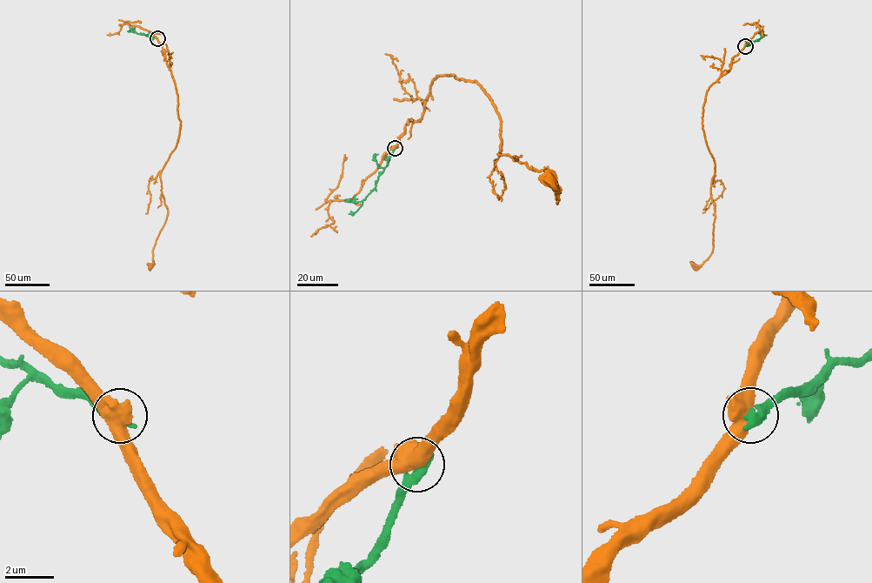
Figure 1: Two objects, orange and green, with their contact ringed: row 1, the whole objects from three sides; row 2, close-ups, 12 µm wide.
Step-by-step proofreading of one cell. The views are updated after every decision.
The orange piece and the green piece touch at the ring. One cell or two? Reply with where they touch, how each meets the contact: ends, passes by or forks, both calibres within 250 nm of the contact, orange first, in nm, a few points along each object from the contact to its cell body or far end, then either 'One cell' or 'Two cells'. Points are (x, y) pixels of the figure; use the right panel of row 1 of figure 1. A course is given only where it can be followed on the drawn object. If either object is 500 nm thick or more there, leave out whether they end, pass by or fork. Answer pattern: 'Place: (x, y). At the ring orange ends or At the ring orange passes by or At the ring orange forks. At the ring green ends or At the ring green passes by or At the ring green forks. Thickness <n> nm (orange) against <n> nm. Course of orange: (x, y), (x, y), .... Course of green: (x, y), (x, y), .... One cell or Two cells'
Place: (745, 46). Thickness 600 nm (orange) against 440 nm. Course of orange: (745, 45), (708, 88), (703, 107), (702, 130), (715, 168), (715, 218), (712, 252), (695, 265). Course of green: (745, 45), (762, 35). Two cells

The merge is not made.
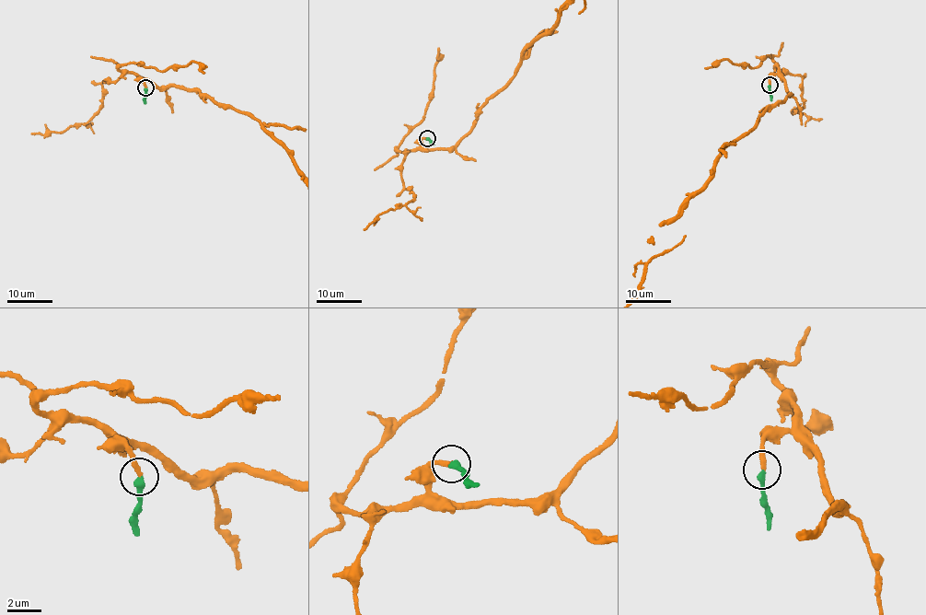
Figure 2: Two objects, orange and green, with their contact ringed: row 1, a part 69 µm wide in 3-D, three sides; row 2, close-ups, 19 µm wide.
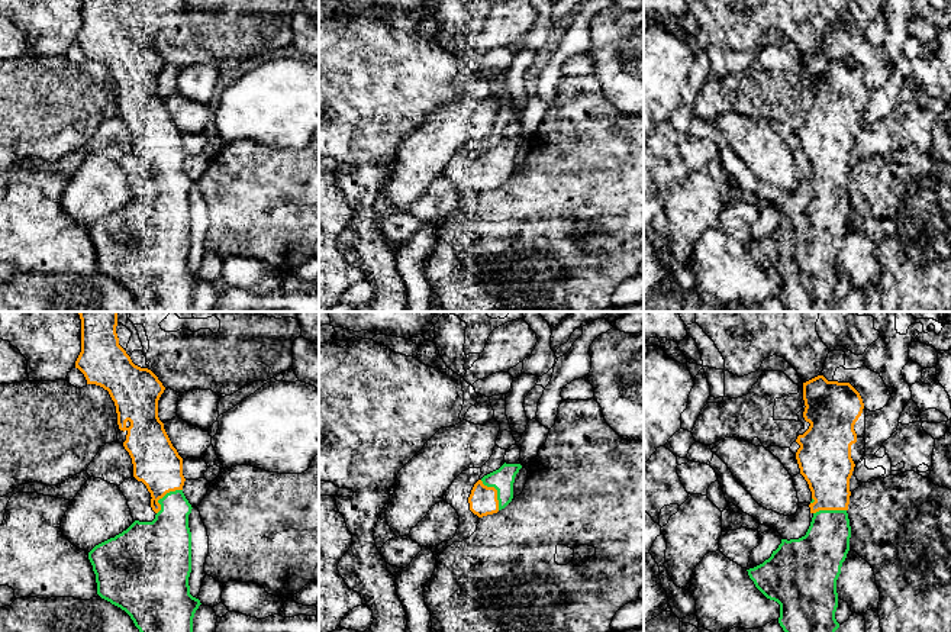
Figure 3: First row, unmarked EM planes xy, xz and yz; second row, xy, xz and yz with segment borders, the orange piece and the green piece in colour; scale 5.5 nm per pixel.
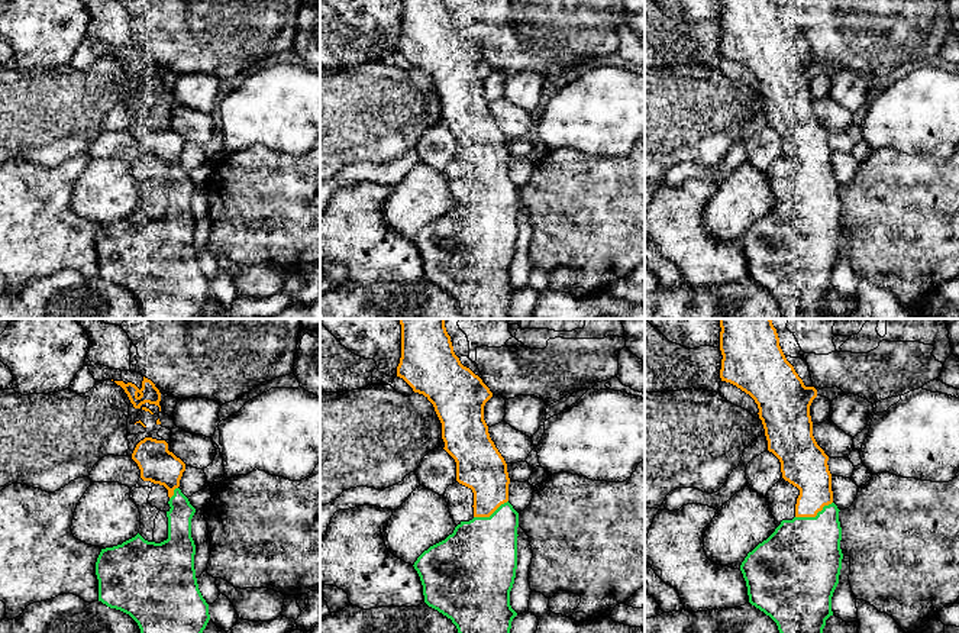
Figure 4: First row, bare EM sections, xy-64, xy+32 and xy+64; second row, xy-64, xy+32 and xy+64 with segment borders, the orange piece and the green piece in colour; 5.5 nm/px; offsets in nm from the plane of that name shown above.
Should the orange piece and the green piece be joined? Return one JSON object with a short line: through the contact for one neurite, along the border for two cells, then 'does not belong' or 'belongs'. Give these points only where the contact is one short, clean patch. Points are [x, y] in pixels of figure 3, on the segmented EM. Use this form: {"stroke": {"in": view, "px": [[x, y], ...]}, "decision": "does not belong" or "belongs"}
{"decision": "belongs"}

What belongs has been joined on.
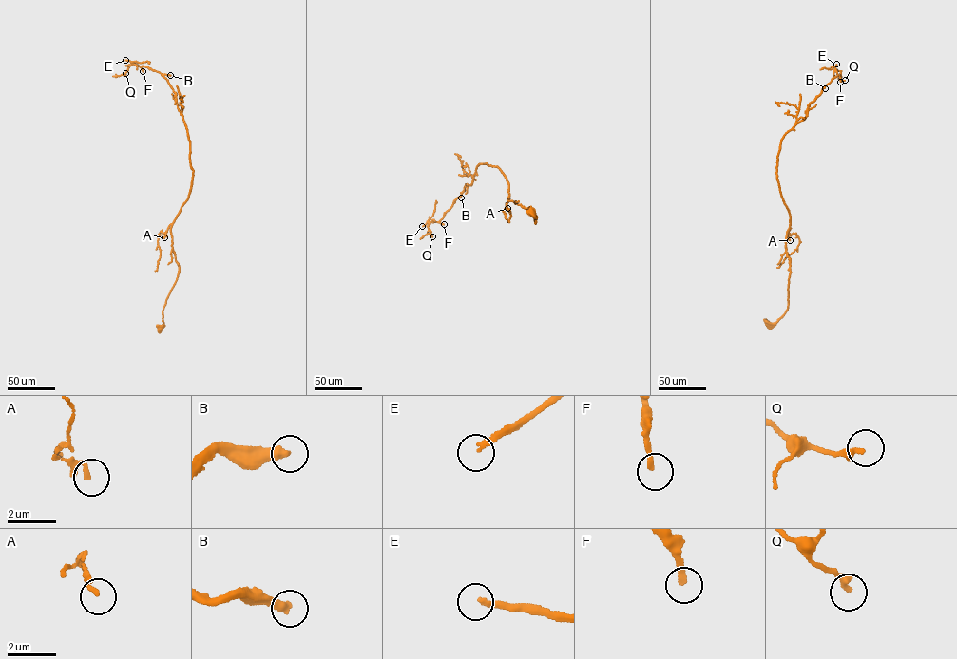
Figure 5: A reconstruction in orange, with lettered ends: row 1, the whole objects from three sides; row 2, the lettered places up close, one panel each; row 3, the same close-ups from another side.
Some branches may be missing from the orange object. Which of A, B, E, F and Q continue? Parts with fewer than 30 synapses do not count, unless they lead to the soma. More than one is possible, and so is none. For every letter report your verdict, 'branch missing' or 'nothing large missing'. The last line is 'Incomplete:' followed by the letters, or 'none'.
A: nothing large missing
B: branch missing
E: nothing large missing
F: branch missing
Q: nothing large missing
Incomplete: B, F

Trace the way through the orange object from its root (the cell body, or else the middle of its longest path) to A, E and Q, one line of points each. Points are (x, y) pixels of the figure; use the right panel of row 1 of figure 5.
A: (769, 323), (775, 322), (787, 308), (790, 271), (785, 240), (790, 228), (790, 240)
E: (769, 323), (782, 315), (788, 304), (785, 240), (790, 217), (776, 173), (781, 141), (838, 75), (836, 64)
Q: (769, 323), (788, 304), (790, 217), (776, 173), (781, 141), (838, 75), (835, 69), (845, 80)

